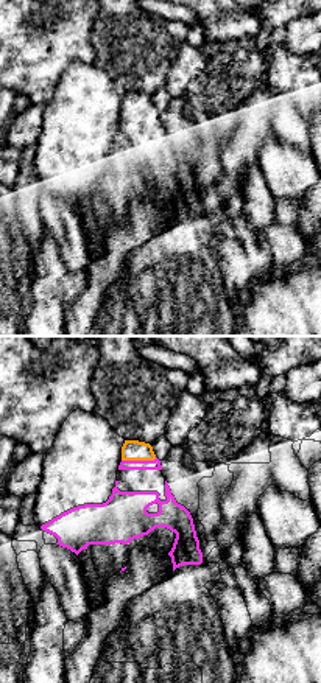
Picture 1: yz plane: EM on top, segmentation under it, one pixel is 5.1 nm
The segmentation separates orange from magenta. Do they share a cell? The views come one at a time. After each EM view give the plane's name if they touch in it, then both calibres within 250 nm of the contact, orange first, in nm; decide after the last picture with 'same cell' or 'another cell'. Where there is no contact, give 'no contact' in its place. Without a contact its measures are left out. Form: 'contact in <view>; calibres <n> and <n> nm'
contact in yz; calibres 110 and 50 nm

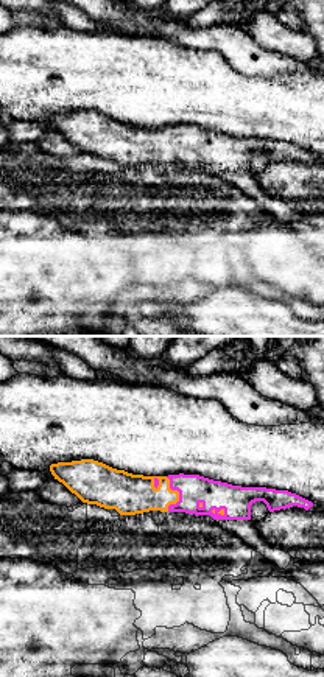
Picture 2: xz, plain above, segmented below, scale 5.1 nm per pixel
contact in xz; calibres 220 and 160 nm

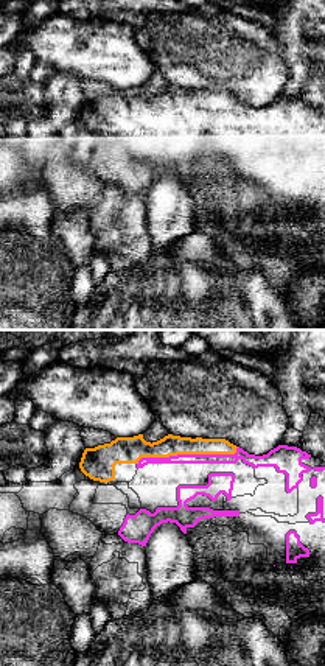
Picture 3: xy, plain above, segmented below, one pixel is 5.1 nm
contact in xy; calibres 110 and 50 nm

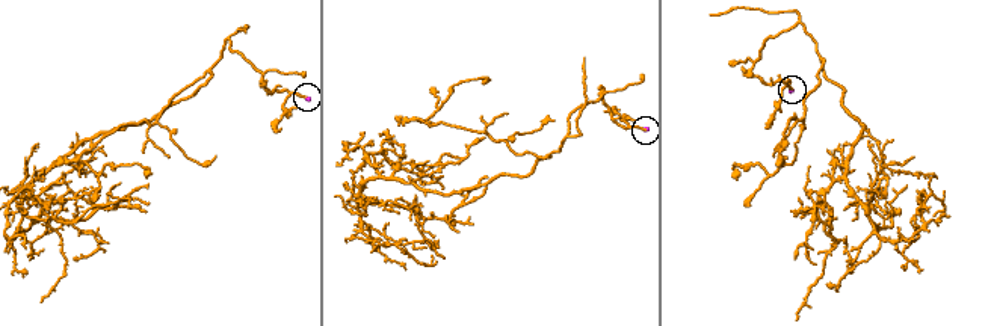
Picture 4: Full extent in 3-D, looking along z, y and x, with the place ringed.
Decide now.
same cell

